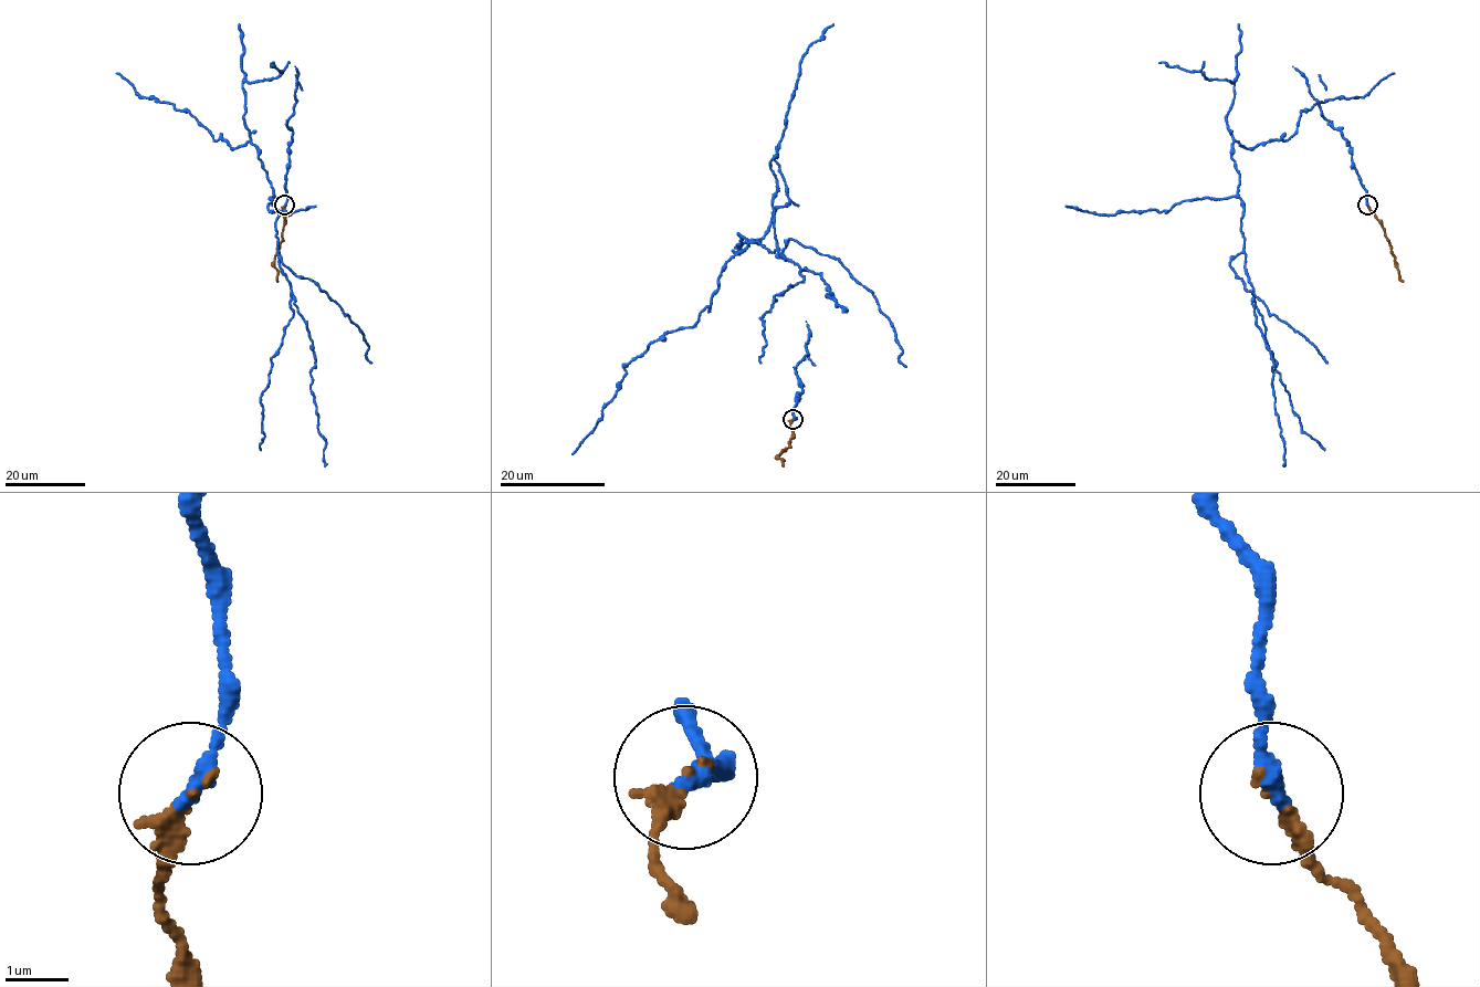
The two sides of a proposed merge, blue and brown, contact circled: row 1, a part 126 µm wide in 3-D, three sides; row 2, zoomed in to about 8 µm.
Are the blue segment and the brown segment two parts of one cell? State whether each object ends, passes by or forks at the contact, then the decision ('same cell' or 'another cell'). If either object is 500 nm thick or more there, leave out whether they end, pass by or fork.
blue ends; brown ends; same cell

